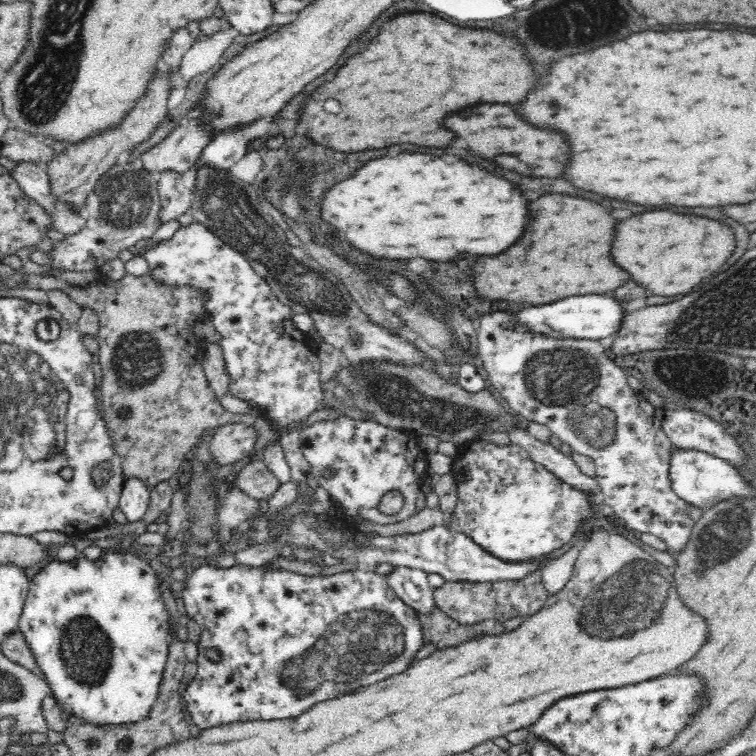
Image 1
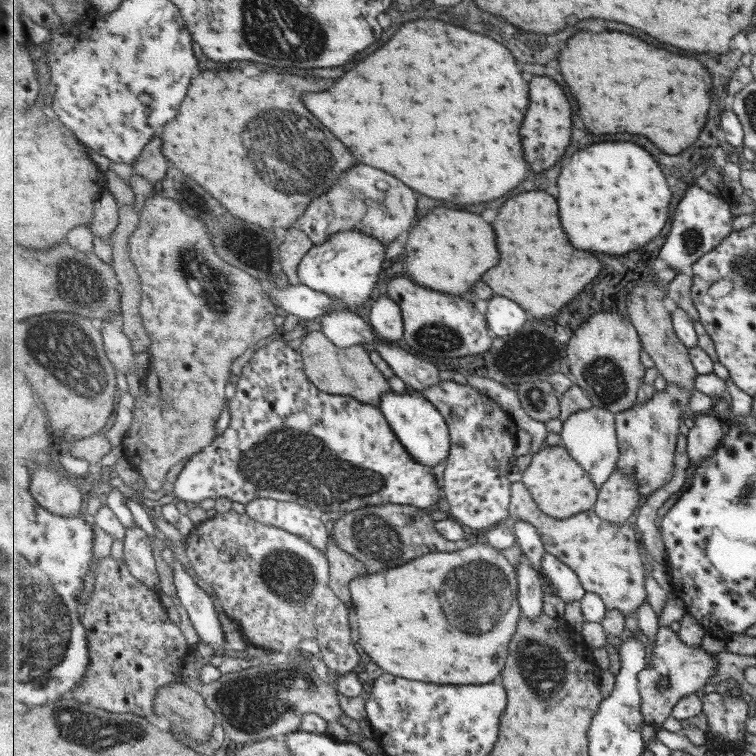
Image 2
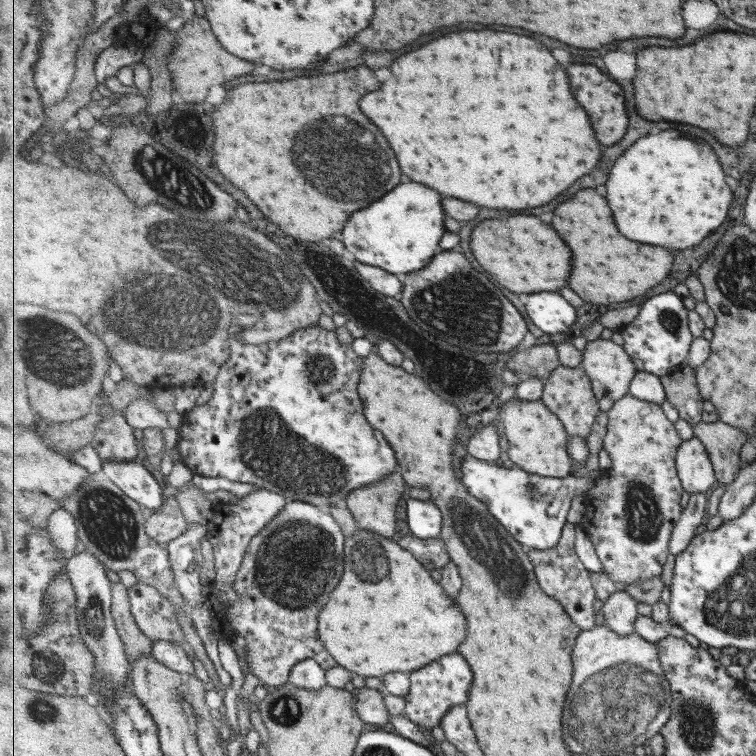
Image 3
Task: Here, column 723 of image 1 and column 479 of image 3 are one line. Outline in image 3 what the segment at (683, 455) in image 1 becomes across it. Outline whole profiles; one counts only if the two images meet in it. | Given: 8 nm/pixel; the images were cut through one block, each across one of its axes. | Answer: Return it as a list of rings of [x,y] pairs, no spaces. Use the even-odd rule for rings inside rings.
[[[469,454],[463,459],[463,484],[467,486],[467,491],[484,504],[488,505],[490,512],[495,515],[495,519],[522,545],[527,549],[539,549],[547,551],[559,544],[562,533],[567,527],[569,515],[571,514],[572,501],[575,497],[591,491],[601,475],[601,469],[591,470],[587,476],[565,478],[553,476],[541,476],[532,472],[527,472],[521,467],[513,466],[504,468],[501,463],[481,460]]]

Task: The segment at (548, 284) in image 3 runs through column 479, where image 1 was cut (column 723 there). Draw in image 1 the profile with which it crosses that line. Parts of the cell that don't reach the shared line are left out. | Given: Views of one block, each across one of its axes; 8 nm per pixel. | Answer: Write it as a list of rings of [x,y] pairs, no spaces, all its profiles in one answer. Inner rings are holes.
[[[668,210],[642,212],[620,220],[610,246],[612,260],[624,268],[634,282],[658,296],[690,292],[700,280],[716,274],[734,250],[734,232],[716,220],[682,216]]]

